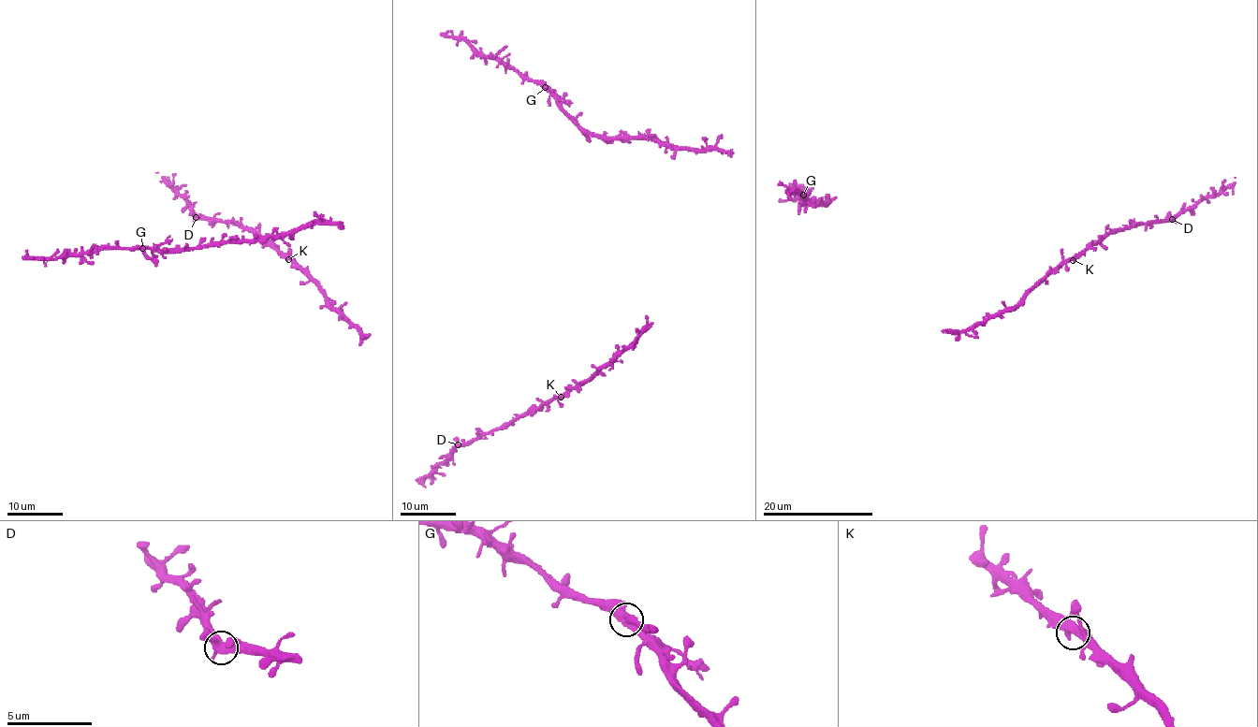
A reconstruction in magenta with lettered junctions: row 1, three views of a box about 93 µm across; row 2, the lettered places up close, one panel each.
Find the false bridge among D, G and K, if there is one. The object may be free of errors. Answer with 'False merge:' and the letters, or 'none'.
False merge: none

